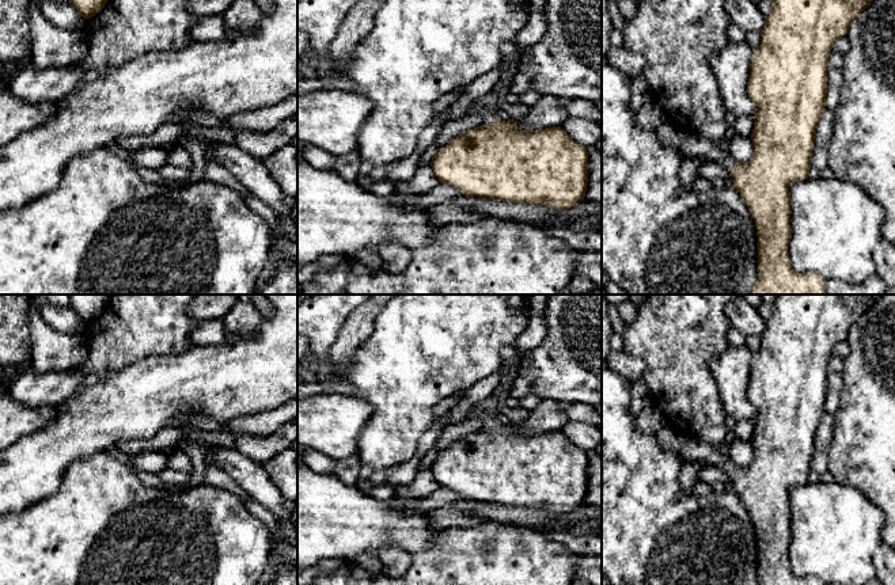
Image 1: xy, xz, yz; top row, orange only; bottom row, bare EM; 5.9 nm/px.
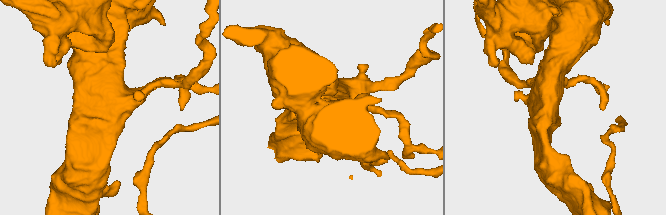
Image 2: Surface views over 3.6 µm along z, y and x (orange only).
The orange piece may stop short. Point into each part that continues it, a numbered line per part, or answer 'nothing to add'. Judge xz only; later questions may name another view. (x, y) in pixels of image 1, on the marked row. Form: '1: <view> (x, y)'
1: xz (489, 117)

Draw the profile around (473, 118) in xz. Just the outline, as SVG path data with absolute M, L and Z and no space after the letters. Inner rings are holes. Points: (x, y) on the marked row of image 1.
M496 87L486 95L477 99L467 110L467 114L456 121L445 122L435 138L433 151L450 144L456 136L466 130L483 125L482 110L497 111L498 92Z

